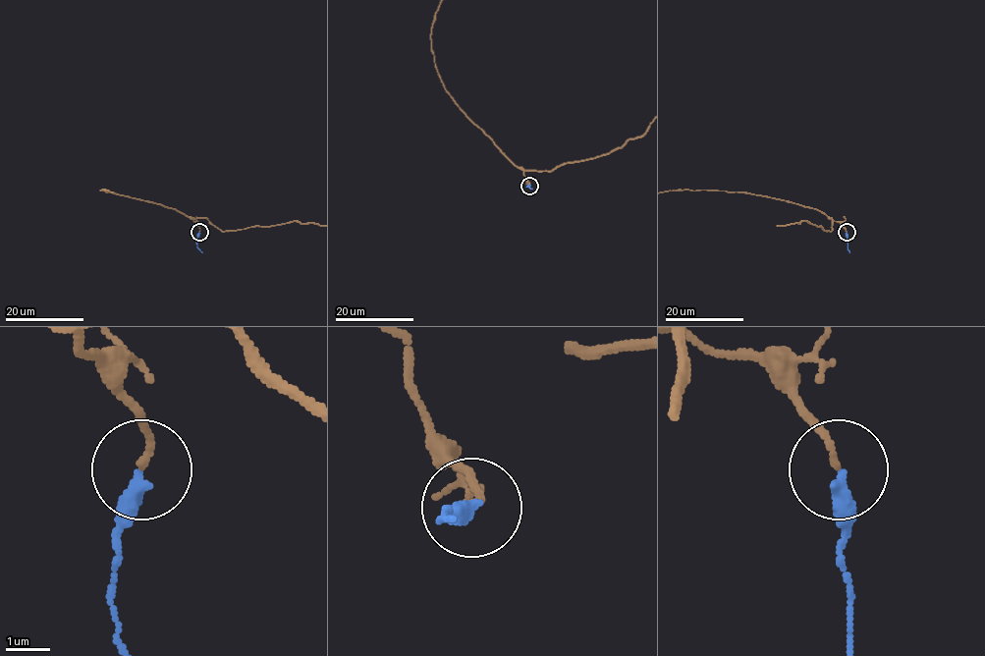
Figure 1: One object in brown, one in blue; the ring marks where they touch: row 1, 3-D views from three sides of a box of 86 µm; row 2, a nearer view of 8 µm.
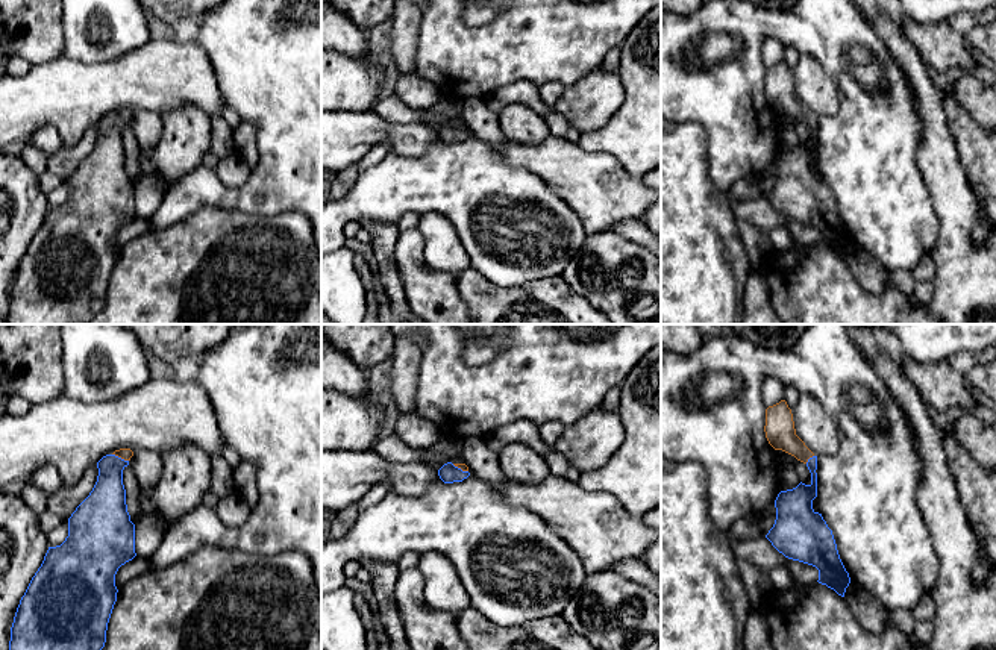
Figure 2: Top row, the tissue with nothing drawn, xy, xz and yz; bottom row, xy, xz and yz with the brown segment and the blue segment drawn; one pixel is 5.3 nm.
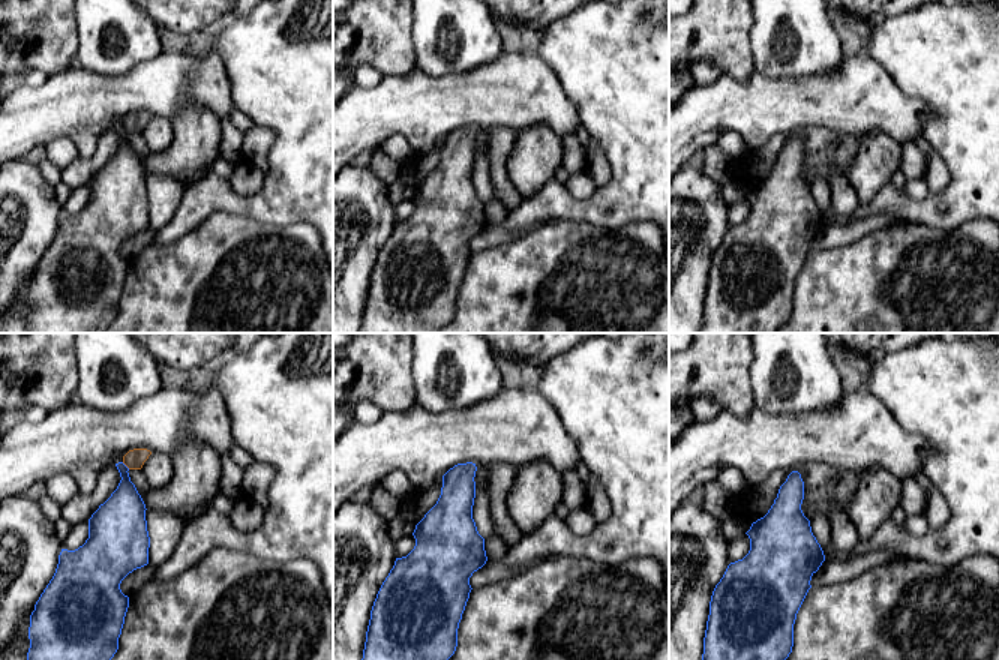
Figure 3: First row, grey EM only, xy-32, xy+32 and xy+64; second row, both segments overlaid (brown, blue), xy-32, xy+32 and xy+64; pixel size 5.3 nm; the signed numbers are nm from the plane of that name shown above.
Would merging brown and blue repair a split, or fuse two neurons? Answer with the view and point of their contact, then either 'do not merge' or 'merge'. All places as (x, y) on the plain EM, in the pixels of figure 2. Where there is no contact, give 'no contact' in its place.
xy (120, 117) | merge

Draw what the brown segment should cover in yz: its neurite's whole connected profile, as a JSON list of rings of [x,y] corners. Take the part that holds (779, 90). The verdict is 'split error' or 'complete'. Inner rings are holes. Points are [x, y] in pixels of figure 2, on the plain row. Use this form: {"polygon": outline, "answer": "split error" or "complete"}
{"polygon": [[[785,61],[766,70],[766,98],[775,111],[782,111],[803,123],[811,133],[811,144],[799,144],[781,152],[775,161],[776,180],[766,198],[785,218],[819,230],[819,244],[844,258],[850,244],[832,191],[822,174],[813,170],[817,158],[817,117],[796,95],[791,70]]], "answer": "split error"}

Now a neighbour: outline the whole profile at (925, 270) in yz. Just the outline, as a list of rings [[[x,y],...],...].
[[[932,256],[922,259],[911,271],[916,282],[934,282],[935,279],[935,262]]]

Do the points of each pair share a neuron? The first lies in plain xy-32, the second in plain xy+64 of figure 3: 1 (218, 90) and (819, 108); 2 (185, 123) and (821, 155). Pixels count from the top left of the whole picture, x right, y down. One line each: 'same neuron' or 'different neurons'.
1: same neuron
2: different neurons

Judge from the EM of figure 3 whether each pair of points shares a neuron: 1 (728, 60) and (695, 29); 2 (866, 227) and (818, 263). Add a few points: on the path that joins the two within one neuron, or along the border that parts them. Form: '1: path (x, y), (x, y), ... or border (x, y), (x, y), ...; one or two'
1: path (720, 53), (702, 35); one
2: border (872, 231), (840, 246), (812, 251); two

